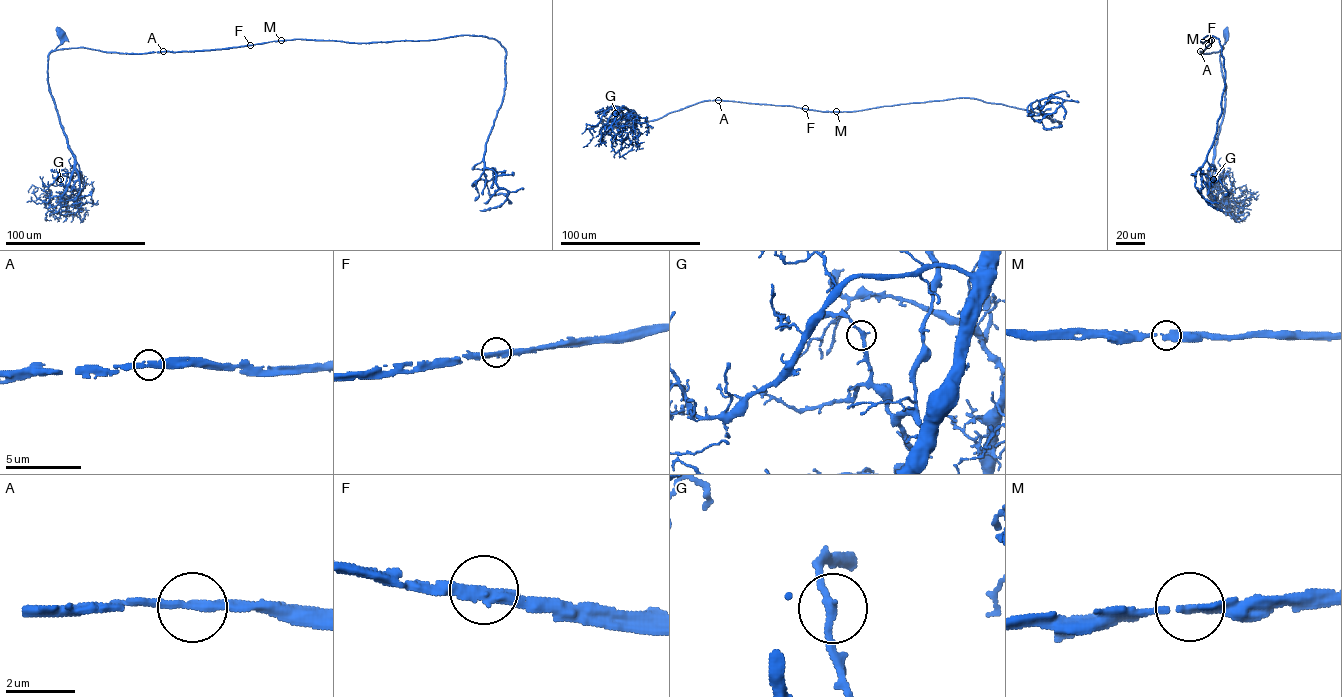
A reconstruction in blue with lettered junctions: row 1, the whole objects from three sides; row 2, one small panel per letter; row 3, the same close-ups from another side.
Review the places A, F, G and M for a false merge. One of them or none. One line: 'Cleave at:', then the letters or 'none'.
Cleave at: none

